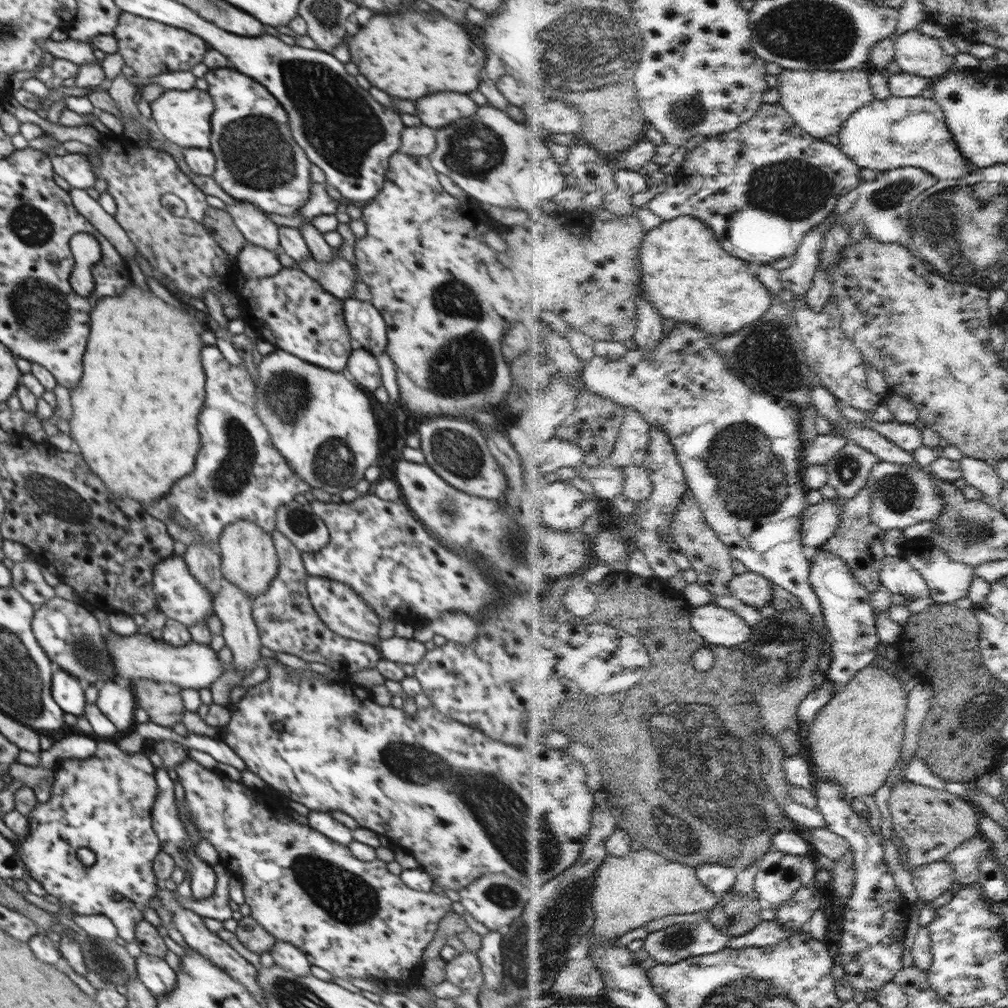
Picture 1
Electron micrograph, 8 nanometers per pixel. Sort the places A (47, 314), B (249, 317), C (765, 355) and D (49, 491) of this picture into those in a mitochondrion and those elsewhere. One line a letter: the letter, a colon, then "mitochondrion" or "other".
A: mitochondrion
B: other
C: mitochondrion
D: mitochondrion

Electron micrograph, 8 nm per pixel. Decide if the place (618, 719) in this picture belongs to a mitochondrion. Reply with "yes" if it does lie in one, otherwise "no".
no

